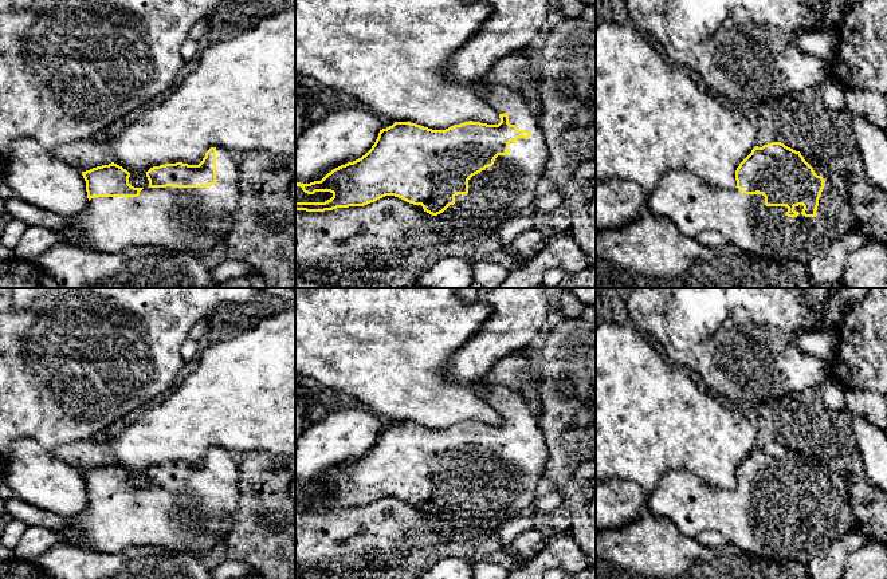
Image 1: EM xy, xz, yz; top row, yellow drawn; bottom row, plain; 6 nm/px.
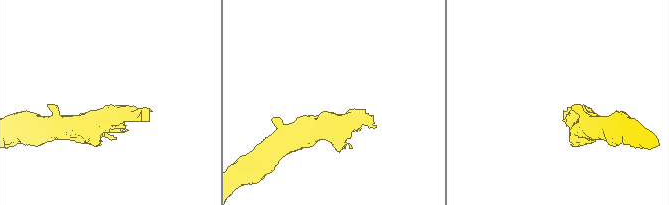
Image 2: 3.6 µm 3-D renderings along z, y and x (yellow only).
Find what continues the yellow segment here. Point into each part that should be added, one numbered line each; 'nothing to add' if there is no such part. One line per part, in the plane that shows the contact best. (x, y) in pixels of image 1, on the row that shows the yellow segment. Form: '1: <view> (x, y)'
1: yz (691, 204)

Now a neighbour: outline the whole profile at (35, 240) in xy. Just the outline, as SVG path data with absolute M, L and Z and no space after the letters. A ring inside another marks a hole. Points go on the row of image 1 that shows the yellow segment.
M27 227L13 249L13 256L36 263L46 251L60 240L62 236L47 227Z

